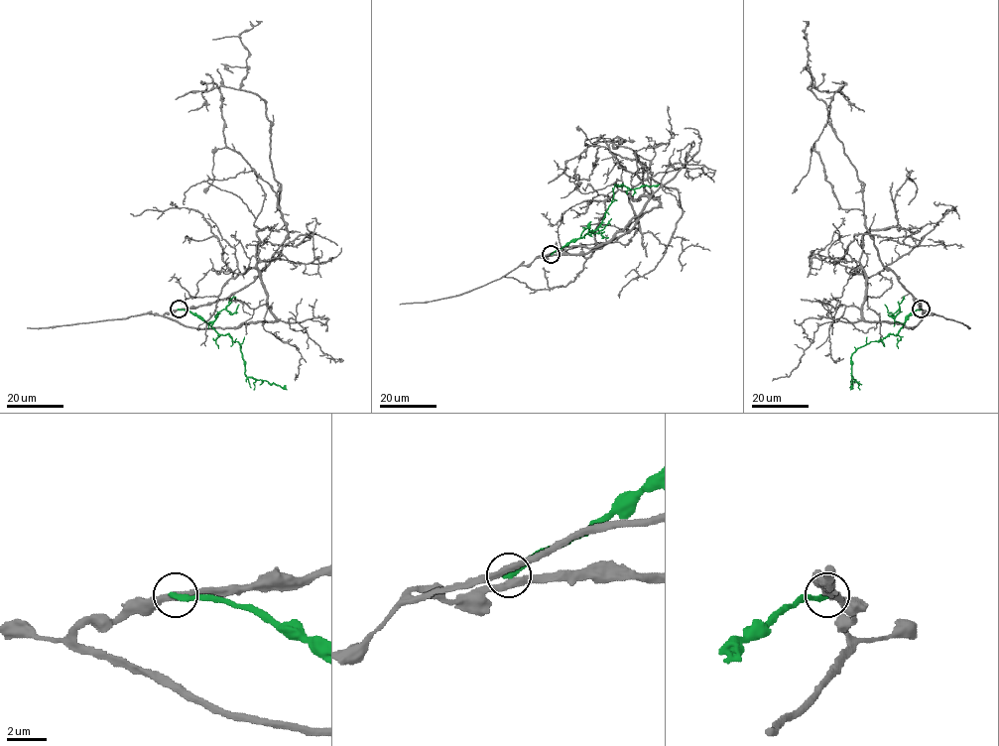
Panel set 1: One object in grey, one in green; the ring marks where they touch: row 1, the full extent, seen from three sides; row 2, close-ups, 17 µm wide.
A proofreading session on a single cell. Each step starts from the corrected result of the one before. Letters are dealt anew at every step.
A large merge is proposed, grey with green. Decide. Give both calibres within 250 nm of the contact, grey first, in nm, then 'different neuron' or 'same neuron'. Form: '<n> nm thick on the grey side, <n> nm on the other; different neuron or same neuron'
360 nm thick on the grey side, 320 nm on the other; different neuron

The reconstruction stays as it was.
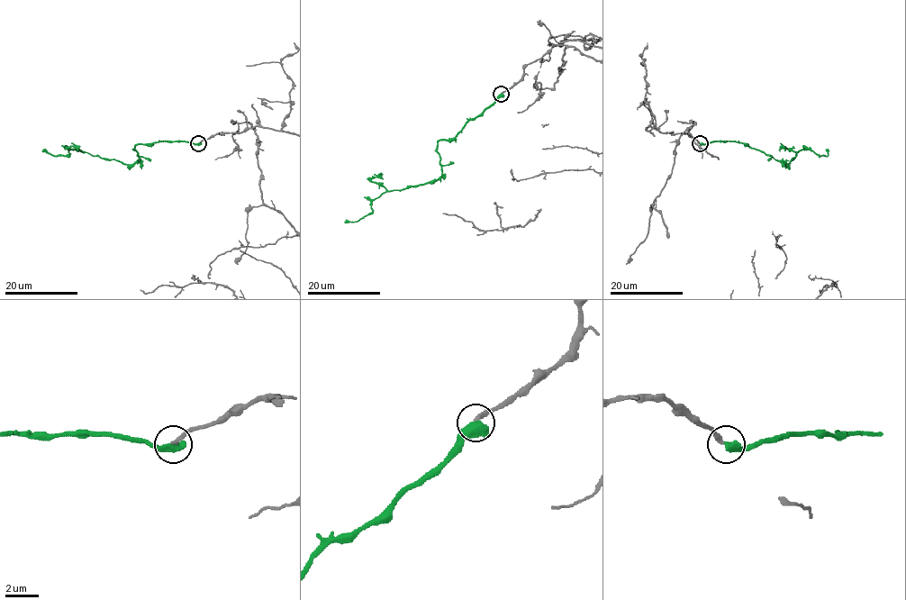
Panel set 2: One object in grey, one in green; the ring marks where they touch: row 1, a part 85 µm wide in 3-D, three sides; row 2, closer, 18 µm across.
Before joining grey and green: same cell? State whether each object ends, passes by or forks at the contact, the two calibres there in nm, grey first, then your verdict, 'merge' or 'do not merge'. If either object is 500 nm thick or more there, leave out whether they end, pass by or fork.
220 nm thick on the grey side, 650 nm on the other; merge

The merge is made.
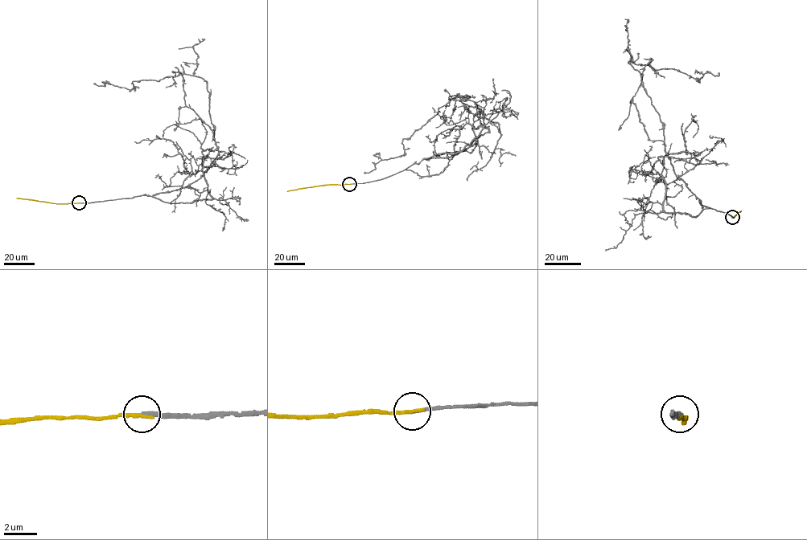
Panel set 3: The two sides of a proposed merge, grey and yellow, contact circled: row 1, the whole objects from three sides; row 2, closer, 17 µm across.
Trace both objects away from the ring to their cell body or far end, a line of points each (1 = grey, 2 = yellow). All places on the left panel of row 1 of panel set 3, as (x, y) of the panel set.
1: (80, 202), (187, 187), (218, 151), (202, 78), (183, 73), (133, 81), (132, 89), (94, 83)
2: (80, 202), (52, 203), (16, 198)

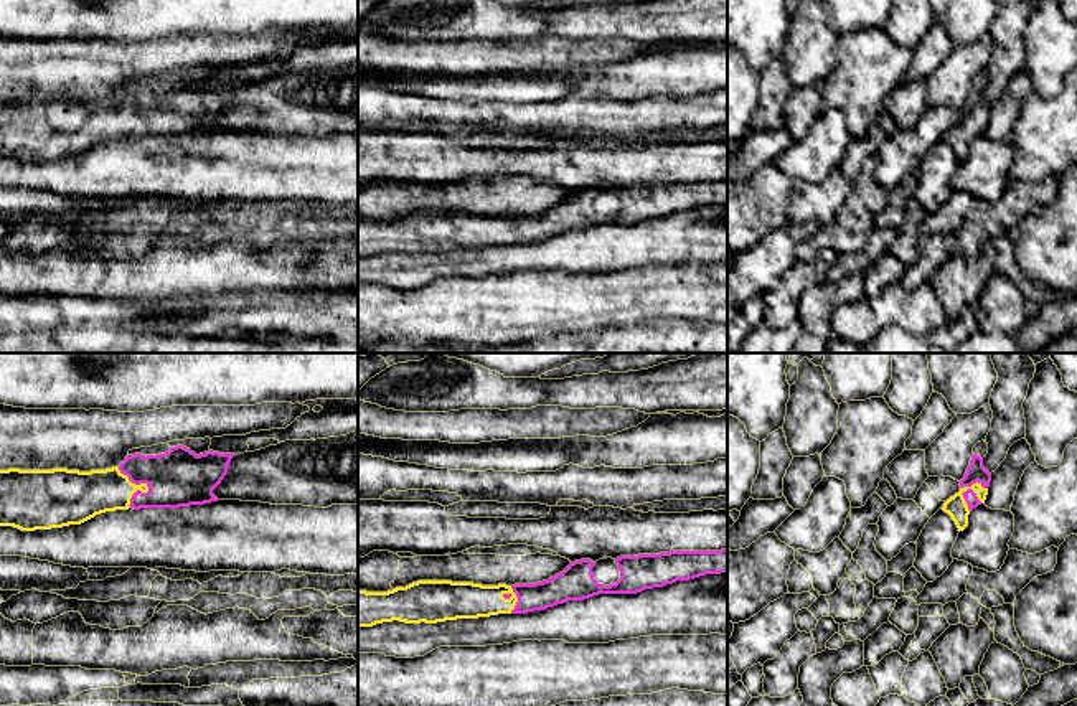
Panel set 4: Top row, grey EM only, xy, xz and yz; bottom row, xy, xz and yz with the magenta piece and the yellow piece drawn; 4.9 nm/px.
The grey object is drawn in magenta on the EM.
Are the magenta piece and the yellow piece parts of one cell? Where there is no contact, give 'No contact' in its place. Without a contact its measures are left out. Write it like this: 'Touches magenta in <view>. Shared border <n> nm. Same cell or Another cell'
Touches magenta in yz. Shared border 160 nm. Same cell

